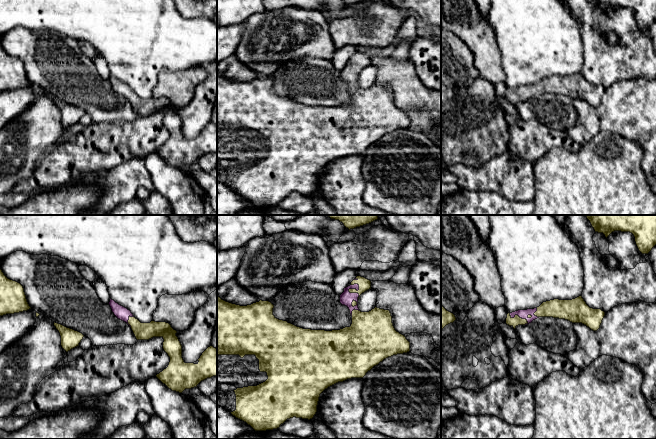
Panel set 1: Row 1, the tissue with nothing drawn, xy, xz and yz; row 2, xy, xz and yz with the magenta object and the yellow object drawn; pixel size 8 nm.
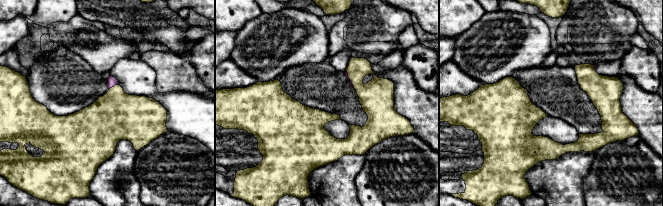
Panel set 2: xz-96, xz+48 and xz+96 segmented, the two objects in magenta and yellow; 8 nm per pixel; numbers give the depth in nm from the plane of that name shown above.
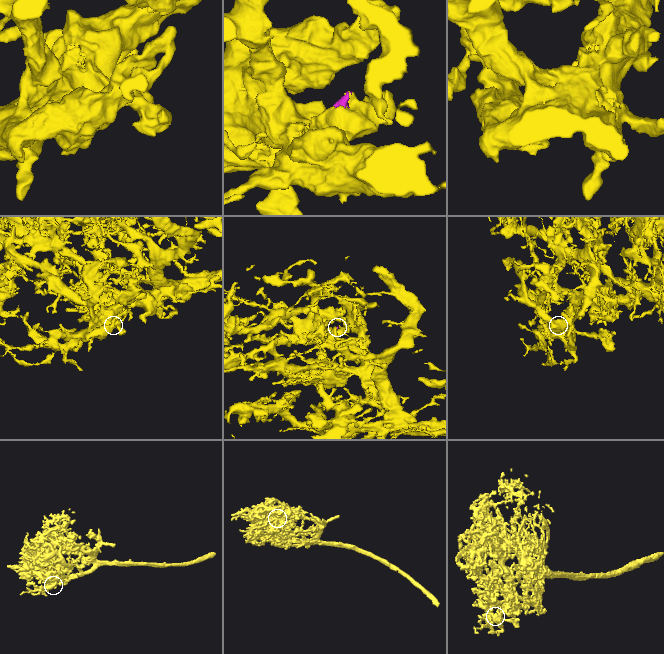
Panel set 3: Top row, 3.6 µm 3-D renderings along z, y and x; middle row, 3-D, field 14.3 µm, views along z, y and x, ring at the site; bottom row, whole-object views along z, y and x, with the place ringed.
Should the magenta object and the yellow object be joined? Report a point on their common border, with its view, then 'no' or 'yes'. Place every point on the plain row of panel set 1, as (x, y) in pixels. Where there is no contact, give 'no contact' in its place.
xz (358, 64) | yes

